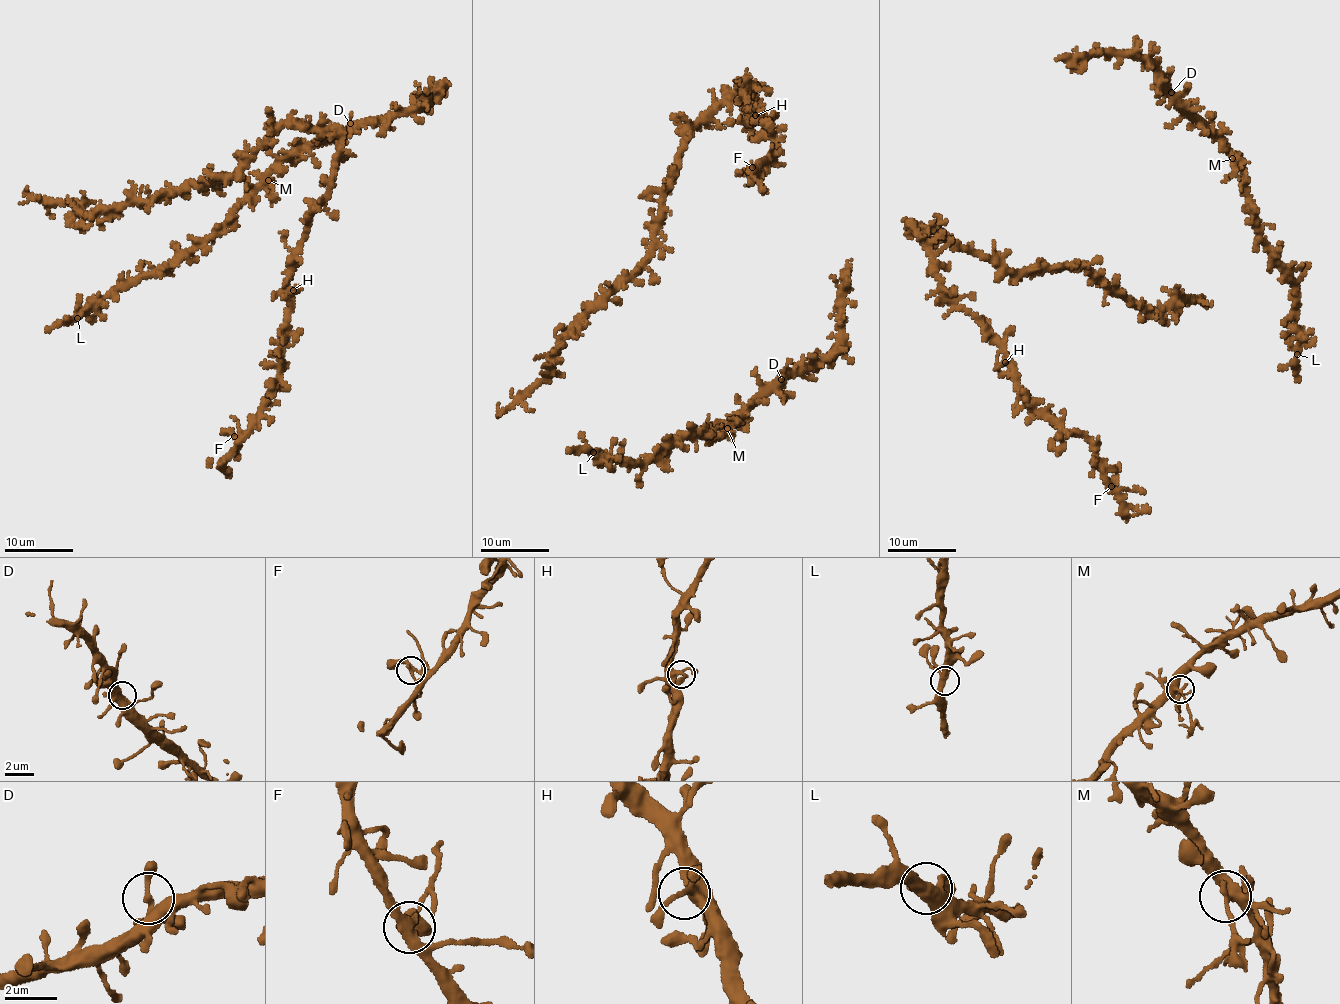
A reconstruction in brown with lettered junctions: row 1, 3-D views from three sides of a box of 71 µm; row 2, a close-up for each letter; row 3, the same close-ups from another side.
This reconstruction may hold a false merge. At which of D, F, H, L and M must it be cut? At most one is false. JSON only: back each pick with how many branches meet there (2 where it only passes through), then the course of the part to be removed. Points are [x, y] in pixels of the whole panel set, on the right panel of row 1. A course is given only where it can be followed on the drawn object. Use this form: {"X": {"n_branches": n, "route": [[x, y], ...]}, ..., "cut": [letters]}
{"M": {"n_branches": 4, "route": [[1232, 158], [1238, 179]]}, "cut": ["M"]}

